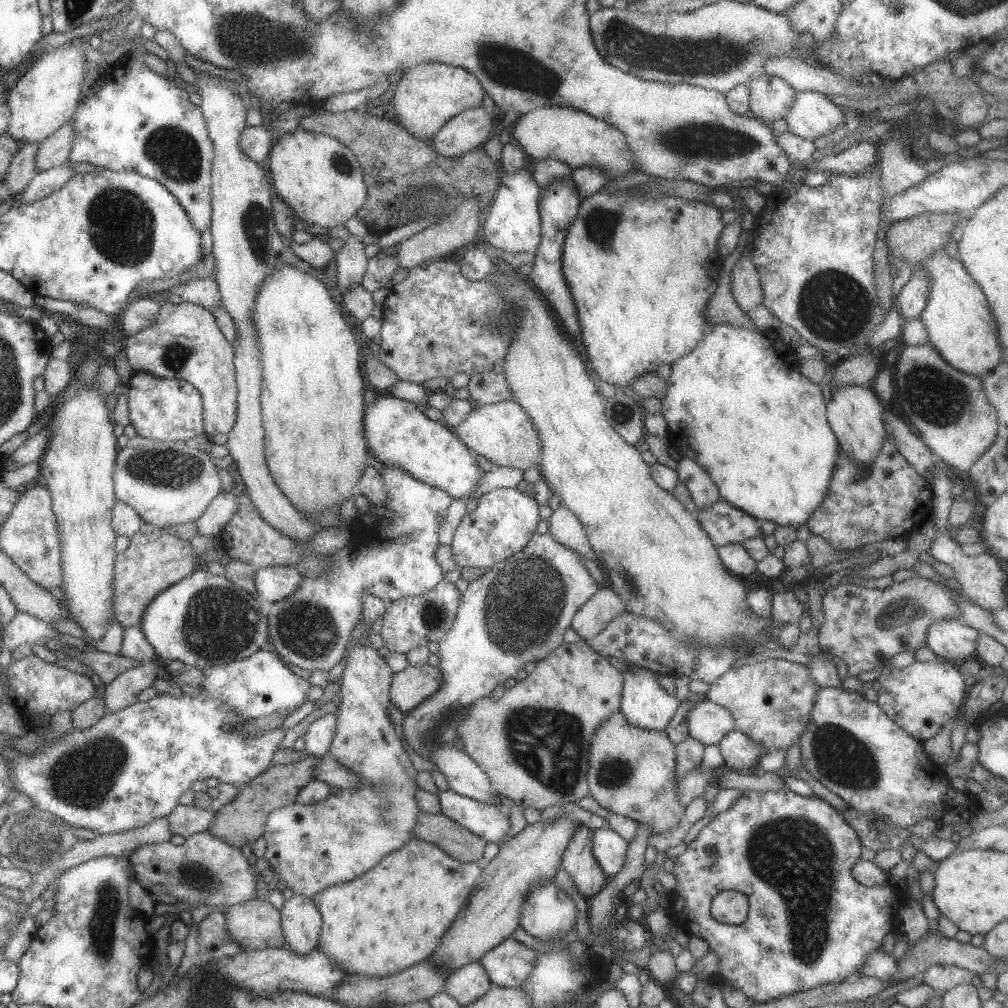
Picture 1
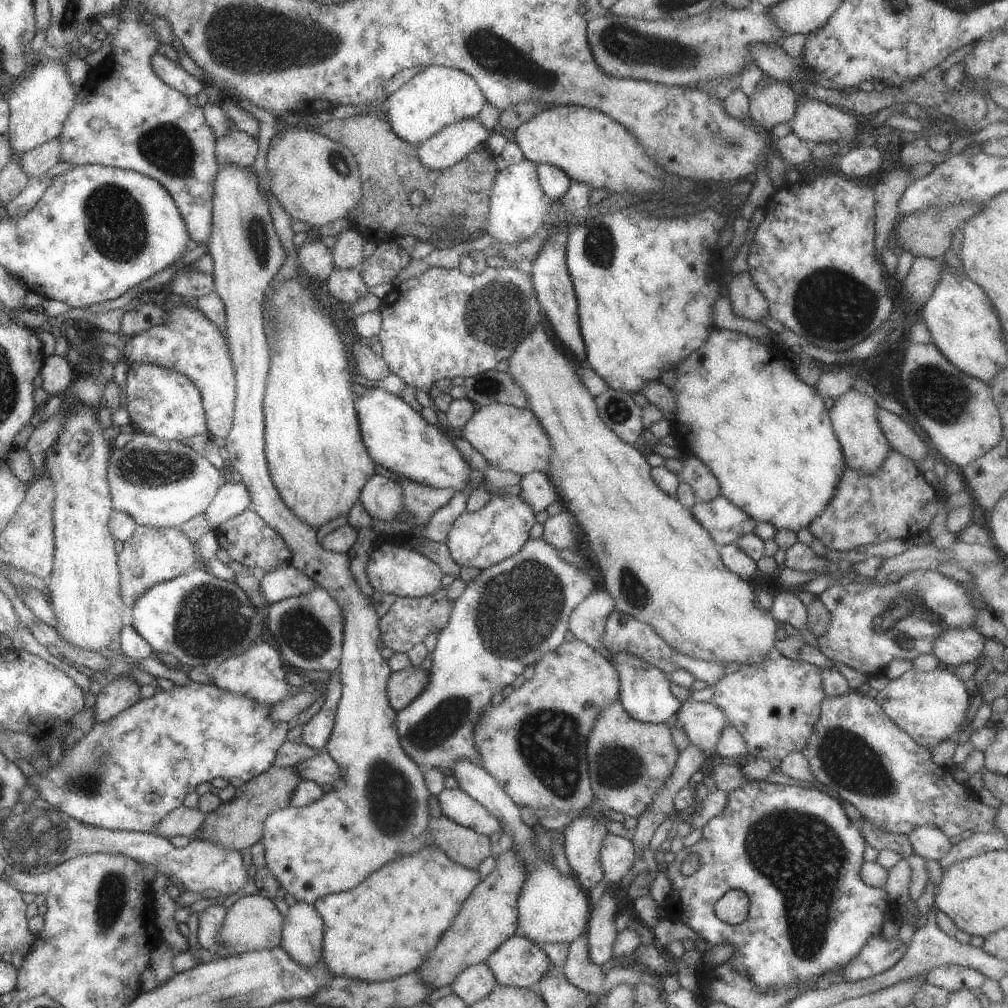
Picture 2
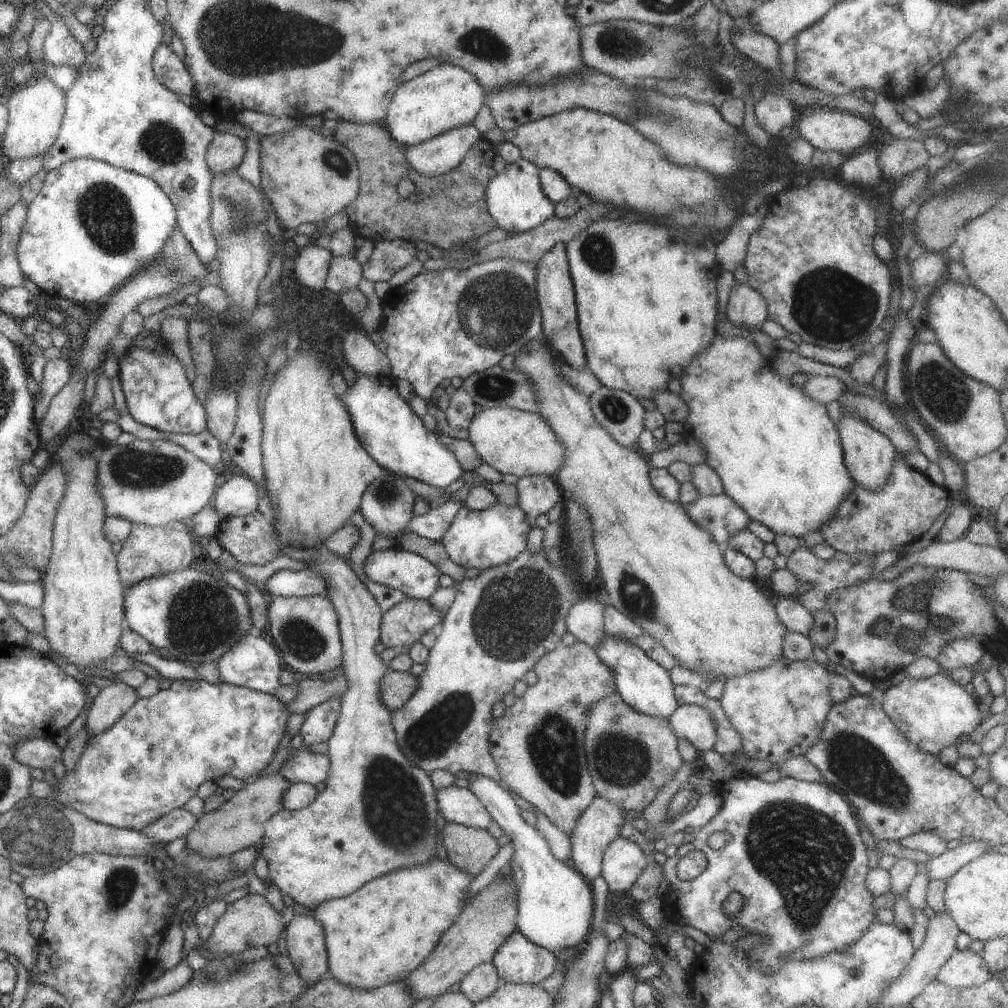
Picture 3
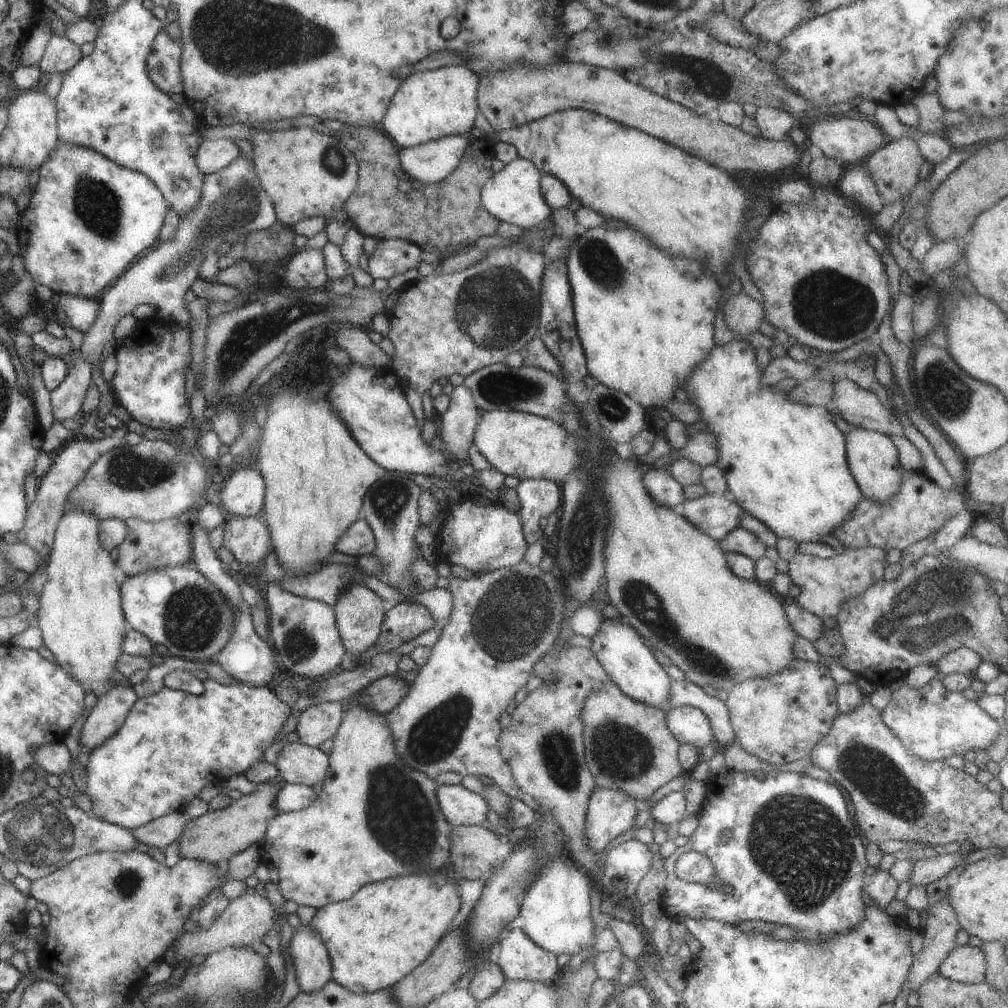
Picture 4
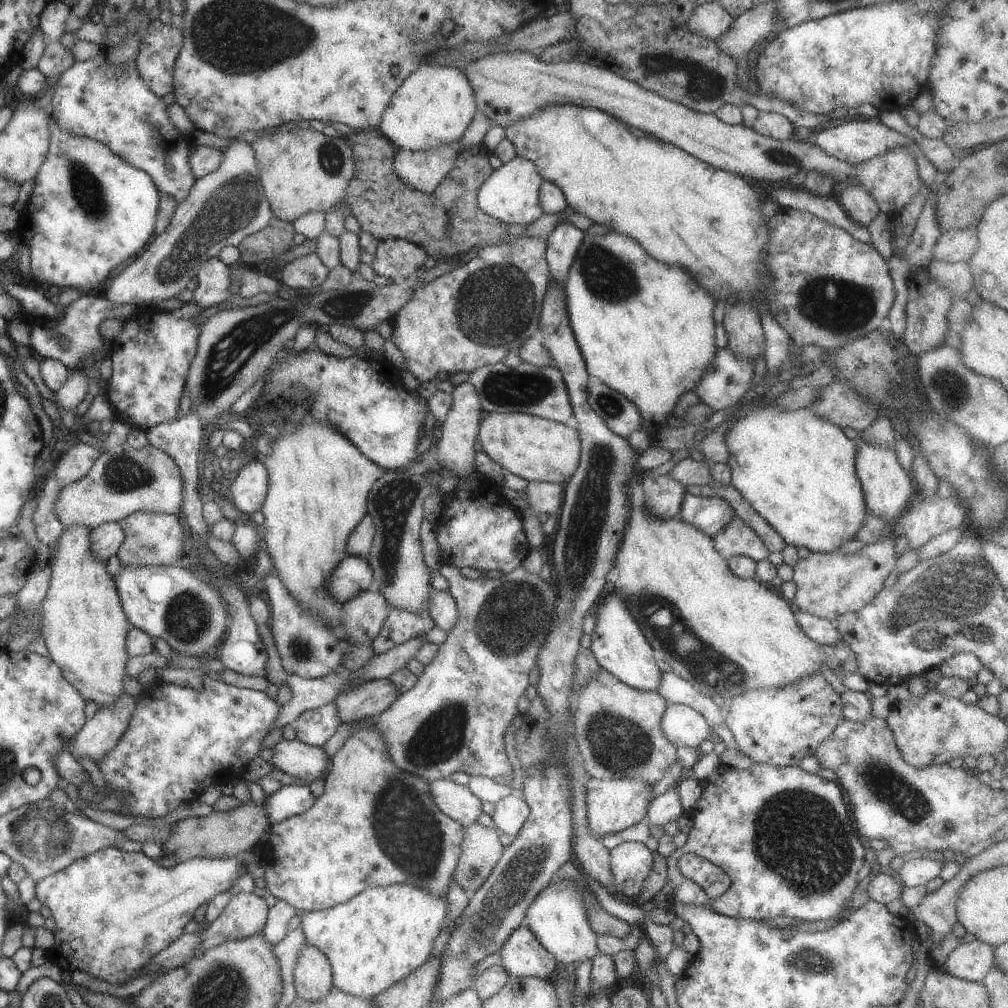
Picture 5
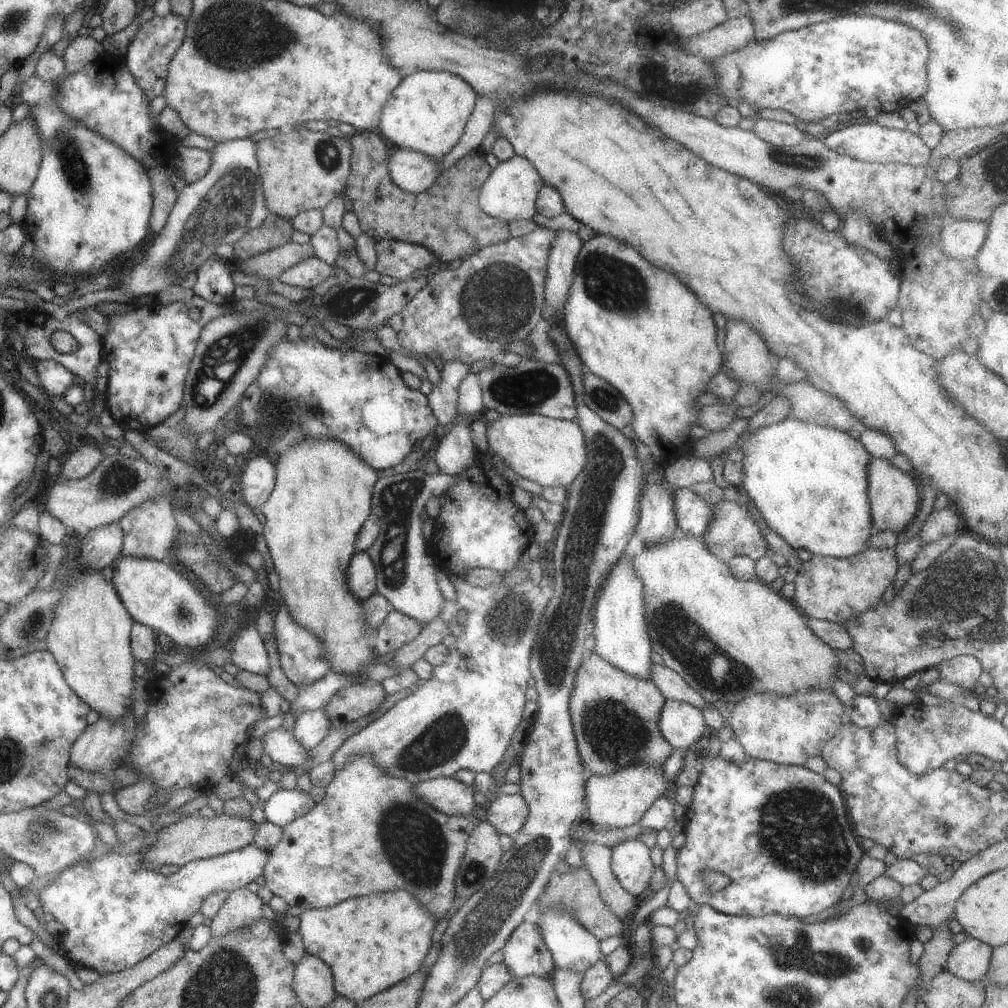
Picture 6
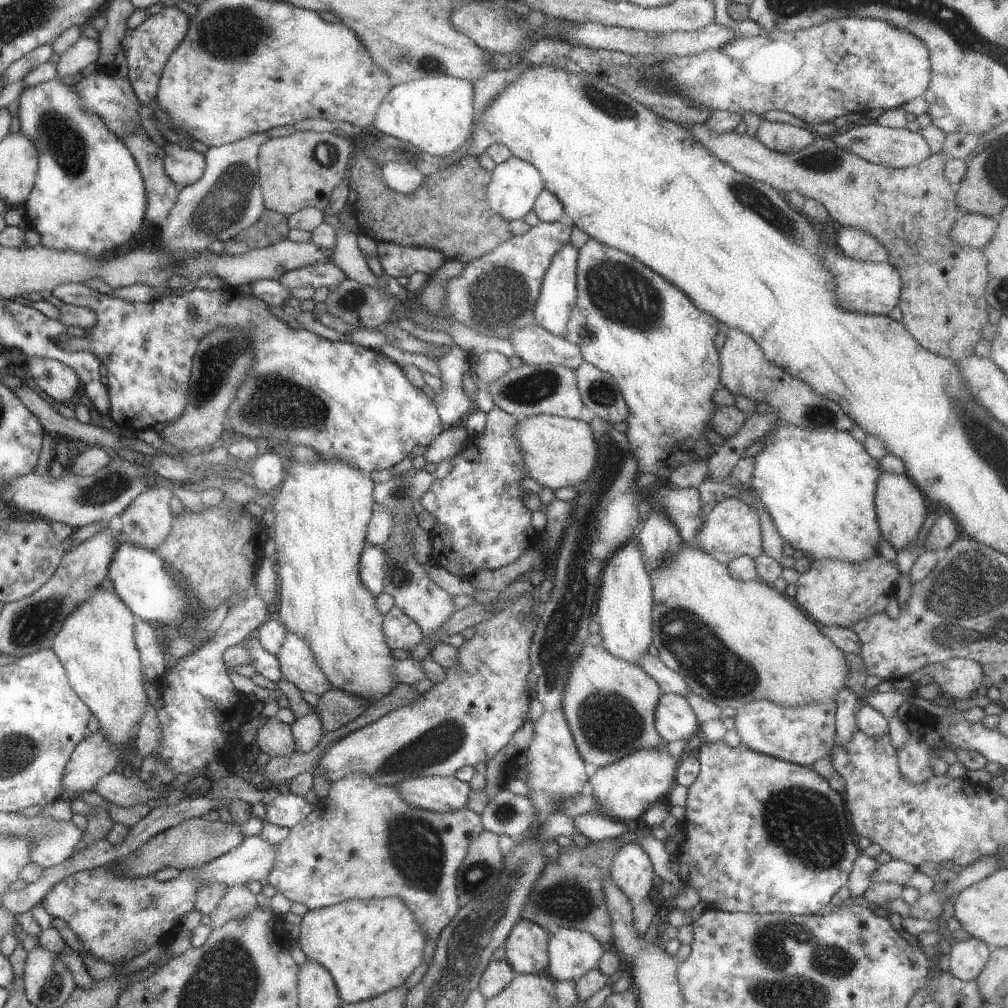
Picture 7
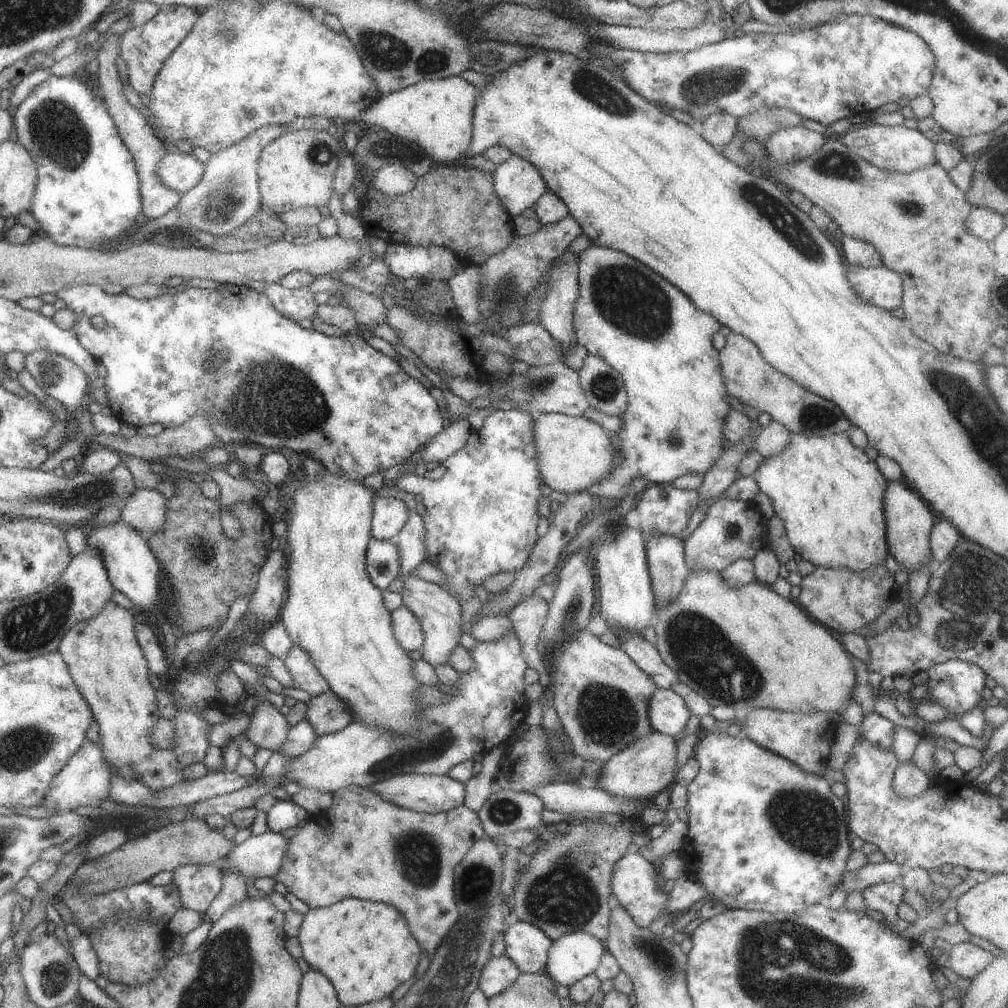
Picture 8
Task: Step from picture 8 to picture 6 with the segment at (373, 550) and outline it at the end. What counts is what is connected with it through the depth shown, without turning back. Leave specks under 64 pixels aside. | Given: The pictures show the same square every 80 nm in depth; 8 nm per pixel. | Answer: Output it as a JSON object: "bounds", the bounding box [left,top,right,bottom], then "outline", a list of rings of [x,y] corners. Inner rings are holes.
{"bounds":[345,551,375,599],"outline":[[[366,551],[353,554],[345,568],[347,590],[355,598],[363,599],[375,593],[375,564]]]}

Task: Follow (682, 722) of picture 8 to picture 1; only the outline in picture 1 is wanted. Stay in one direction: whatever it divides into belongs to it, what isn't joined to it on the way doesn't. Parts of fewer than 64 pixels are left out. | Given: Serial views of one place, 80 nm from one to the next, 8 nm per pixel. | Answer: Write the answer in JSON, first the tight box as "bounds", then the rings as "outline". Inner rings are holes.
{"bounds":[686,699,733,745],"outline":[[[707,699],[697,701],[686,714],[688,736],[704,745],[715,745],[733,729],[730,712]]]}

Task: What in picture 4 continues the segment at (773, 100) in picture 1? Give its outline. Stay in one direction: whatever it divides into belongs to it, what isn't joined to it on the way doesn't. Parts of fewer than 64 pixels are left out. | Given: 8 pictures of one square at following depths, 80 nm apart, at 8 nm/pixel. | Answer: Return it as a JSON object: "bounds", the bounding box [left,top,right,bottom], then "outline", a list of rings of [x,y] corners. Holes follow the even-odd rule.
{"bounds":[753,106,795,141],"outline":[[[759,106],[753,116],[759,135],[773,141],[782,140],[795,127],[795,120],[782,109]]]}

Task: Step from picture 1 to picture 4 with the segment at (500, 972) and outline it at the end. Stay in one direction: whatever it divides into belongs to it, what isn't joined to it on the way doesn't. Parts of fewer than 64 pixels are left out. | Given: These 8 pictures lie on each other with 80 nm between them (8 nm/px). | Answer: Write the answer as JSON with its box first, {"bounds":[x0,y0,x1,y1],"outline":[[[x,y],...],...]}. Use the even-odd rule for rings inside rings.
{"bounds":[485,929,562,983],"outline":[[[510,929],[509,933],[497,942],[497,945],[489,952],[489,956],[485,958],[485,962],[499,966],[499,970],[506,980],[541,983],[553,982],[559,976],[562,967],[557,965],[555,954],[542,950],[517,929]]]}

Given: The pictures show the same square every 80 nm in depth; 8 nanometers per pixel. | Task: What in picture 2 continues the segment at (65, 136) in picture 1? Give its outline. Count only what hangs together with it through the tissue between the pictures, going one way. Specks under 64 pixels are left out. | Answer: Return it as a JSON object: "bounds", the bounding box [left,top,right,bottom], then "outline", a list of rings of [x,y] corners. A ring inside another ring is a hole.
{"bounds":[17,136,58,176],"outline":[[[58,136],[17,155],[20,169],[28,176],[39,176],[58,162]]]}

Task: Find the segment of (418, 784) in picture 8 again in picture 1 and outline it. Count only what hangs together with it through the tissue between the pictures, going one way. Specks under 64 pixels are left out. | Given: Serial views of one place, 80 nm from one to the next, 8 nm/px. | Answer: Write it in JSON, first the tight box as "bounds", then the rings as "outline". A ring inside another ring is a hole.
{"bounds":[438,789,509,844],"outline":[[[451,789],[438,792],[441,814],[462,826],[465,830],[475,836],[481,837],[485,842],[501,844],[500,840],[505,836],[509,828],[509,821],[506,811],[499,810],[493,805],[477,802],[469,797],[461,796]]]}

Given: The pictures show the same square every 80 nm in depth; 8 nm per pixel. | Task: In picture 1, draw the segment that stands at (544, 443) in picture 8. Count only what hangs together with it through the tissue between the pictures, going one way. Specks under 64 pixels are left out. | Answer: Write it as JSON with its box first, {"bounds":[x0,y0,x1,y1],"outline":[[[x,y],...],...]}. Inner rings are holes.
{"bounds":[452,400,540,472],"outline":[[[514,400],[474,405],[452,430],[471,452],[481,454],[498,467],[511,467],[523,472],[538,466],[540,440],[537,431],[527,413]]]}

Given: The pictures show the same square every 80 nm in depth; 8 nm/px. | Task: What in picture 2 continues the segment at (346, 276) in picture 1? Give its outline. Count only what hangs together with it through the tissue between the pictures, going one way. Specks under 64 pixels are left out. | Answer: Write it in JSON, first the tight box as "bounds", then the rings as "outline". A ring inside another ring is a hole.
{"bounds":[331,229,363,269],"outline":[[[347,229],[339,233],[331,246],[332,264],[340,269],[350,269],[357,263],[361,264],[361,244],[363,238],[355,229]]]}

